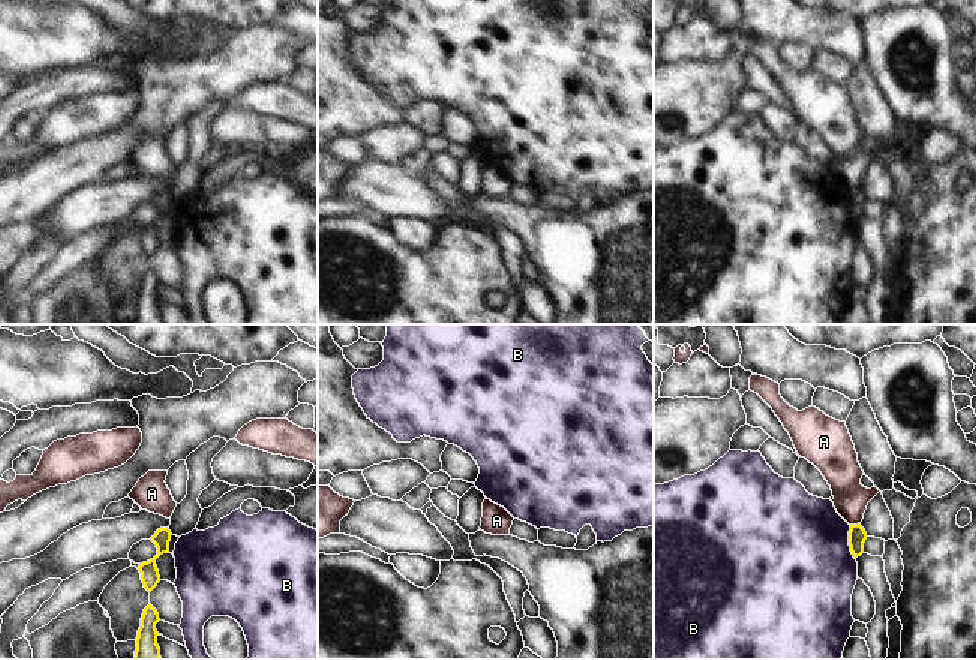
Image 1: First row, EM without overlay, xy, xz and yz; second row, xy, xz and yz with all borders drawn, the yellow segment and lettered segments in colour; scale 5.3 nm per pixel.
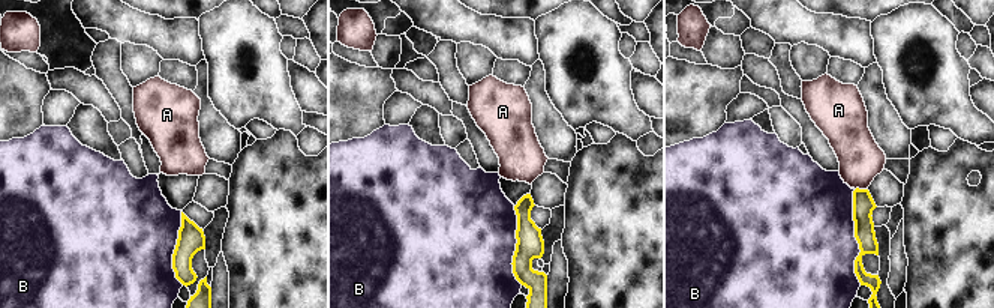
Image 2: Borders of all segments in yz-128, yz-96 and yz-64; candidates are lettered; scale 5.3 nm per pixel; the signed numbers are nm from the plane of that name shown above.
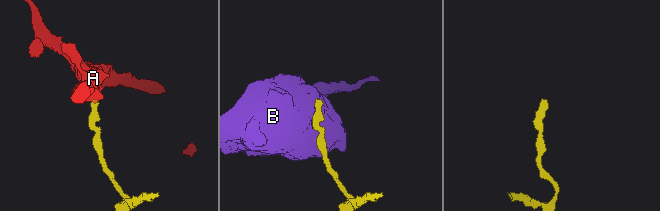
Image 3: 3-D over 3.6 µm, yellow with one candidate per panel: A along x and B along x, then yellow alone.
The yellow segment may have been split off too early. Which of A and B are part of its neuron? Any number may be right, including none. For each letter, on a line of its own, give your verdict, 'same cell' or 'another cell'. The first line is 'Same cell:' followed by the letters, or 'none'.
Same cell: none
A: another cell
B: another cell

